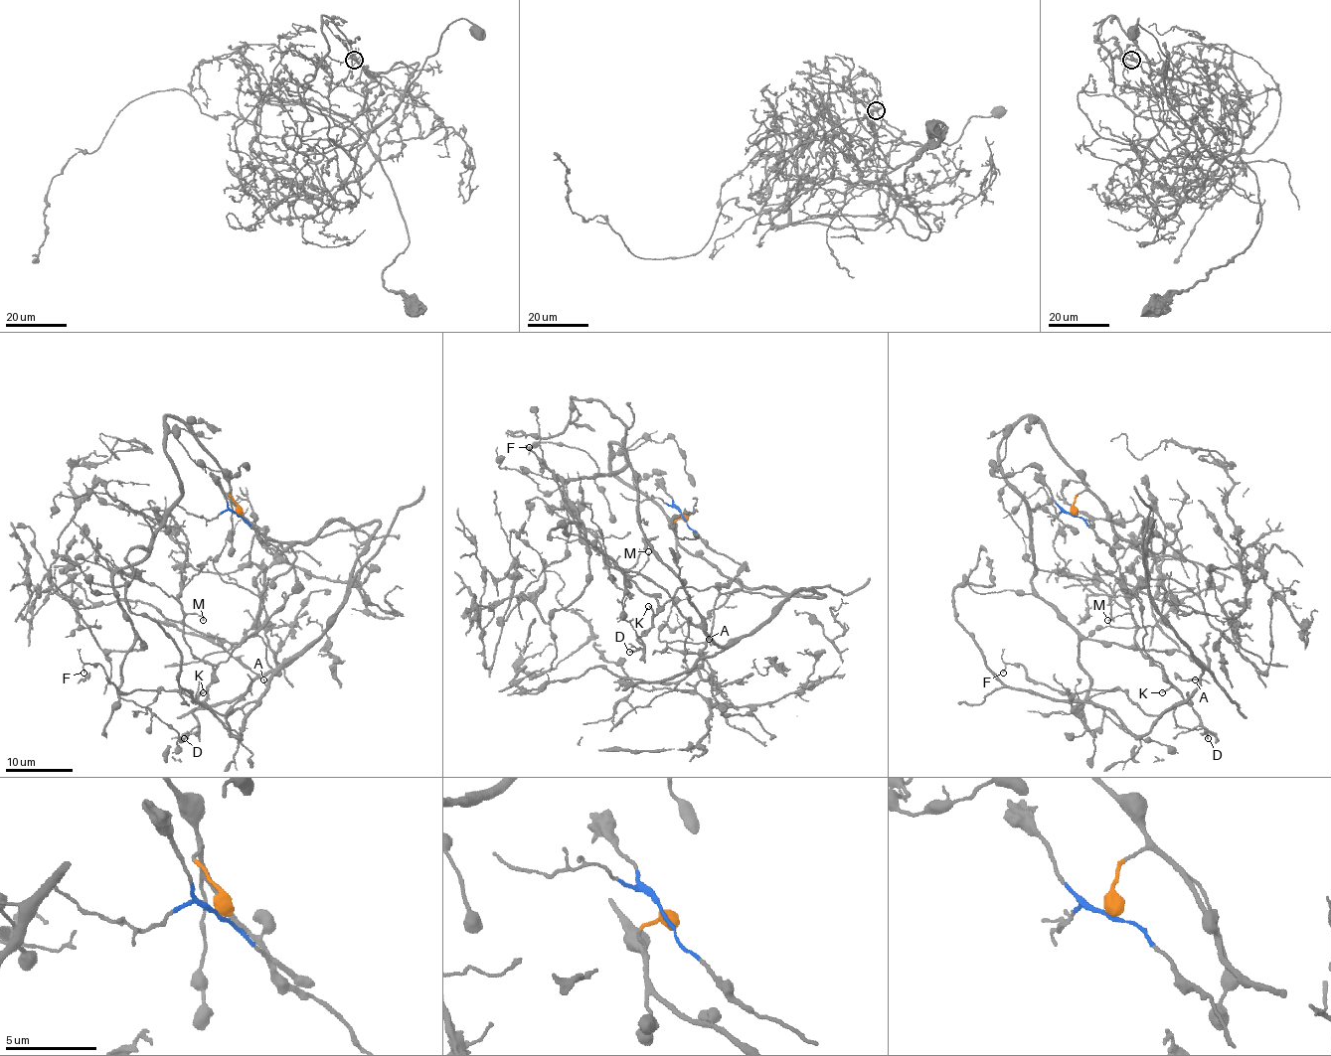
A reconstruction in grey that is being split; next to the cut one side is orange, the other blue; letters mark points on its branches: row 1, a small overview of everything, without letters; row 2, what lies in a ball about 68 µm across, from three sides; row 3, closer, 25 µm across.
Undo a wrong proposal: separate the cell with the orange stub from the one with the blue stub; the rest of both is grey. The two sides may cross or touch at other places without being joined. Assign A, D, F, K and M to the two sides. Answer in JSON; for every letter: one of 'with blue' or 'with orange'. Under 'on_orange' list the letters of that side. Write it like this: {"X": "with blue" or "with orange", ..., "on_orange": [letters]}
{"A": "with orange", "D": "with blue", "F": "with orange", "K": "with blue", "M": "with blue", "on_orange": ["A", "F"]}

